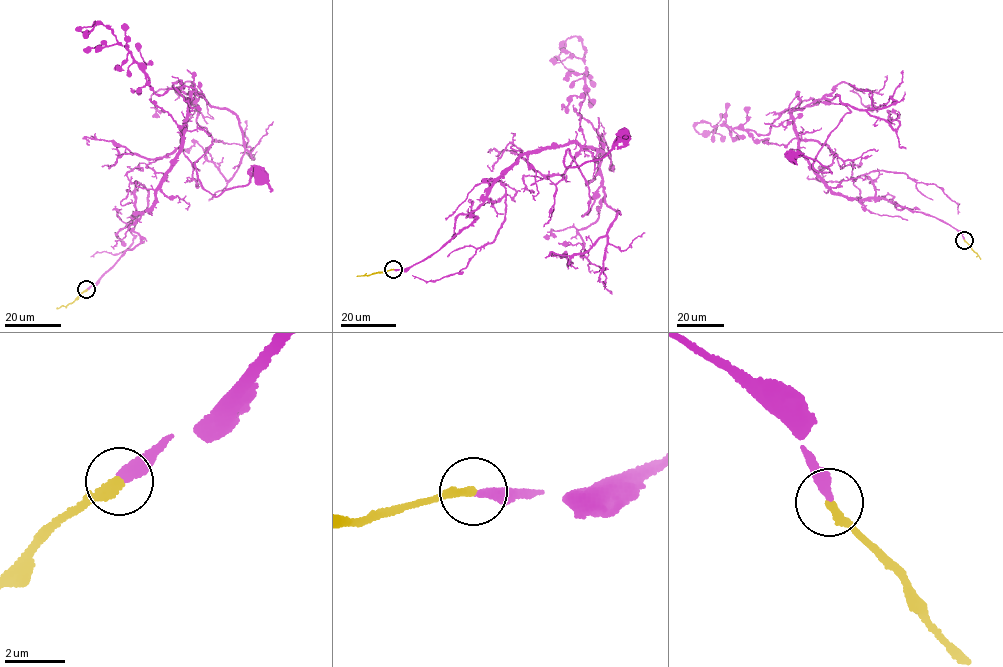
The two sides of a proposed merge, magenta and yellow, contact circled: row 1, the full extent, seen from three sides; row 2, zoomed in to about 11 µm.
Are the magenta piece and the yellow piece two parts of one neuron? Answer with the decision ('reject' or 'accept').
accept

